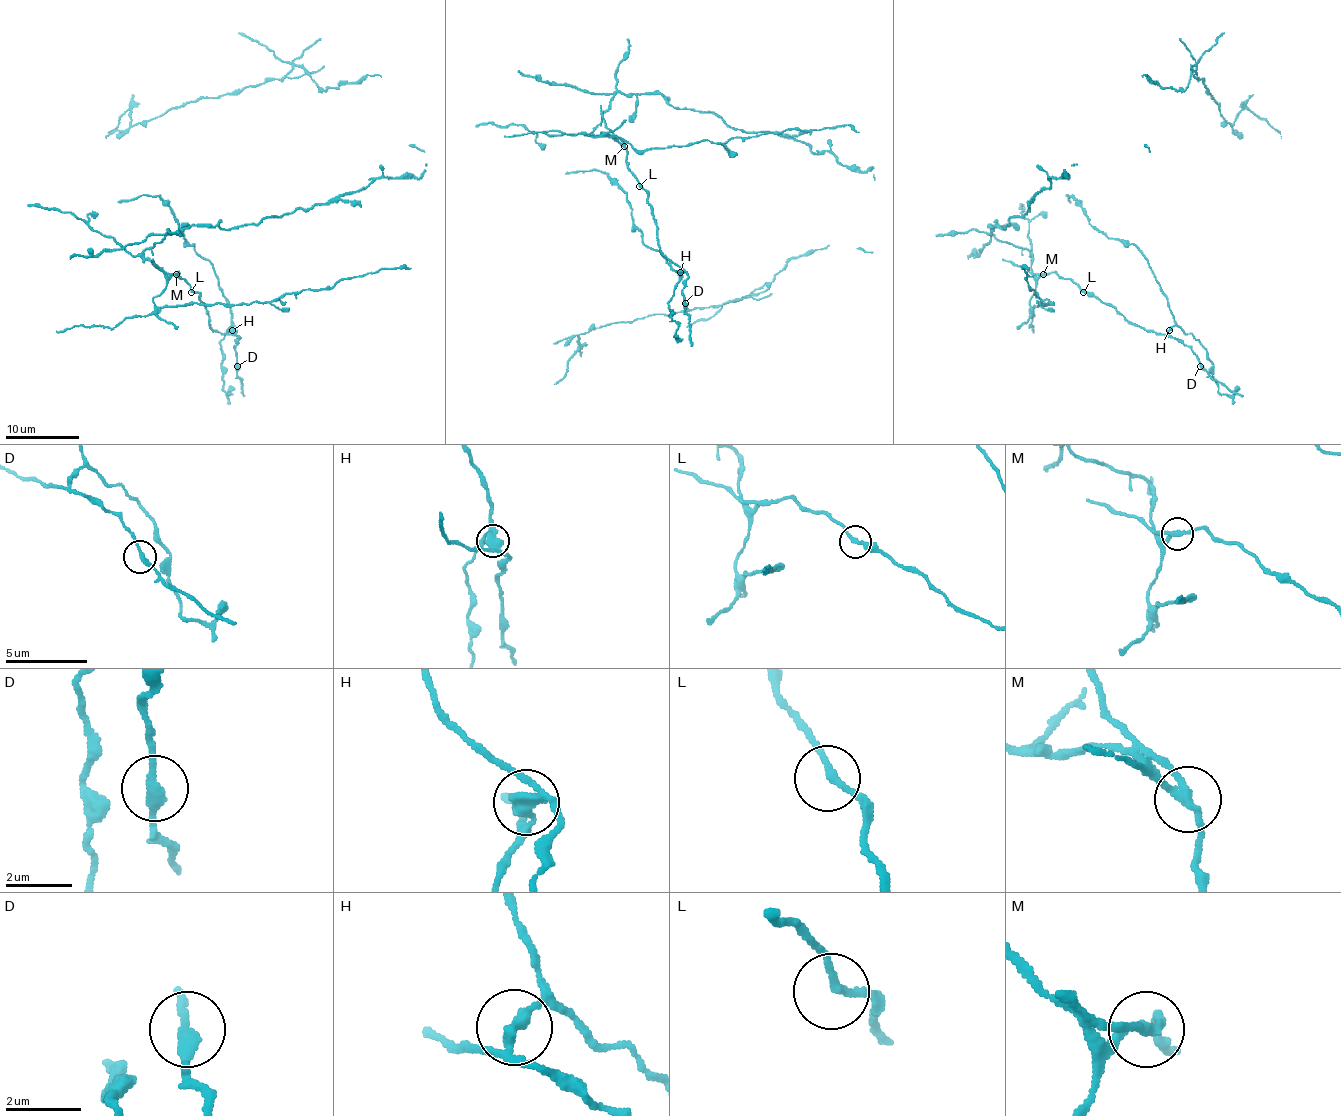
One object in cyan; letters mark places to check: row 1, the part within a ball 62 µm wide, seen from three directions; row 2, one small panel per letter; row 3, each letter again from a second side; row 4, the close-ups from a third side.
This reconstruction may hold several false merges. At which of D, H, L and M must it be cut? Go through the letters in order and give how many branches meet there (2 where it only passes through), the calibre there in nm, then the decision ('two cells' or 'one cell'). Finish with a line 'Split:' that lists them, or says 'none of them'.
D: branches 2; calibre 280 nm; one cell
H: branches 3; calibre 300 nm; two cells
L: branches 2; calibre 200 nm; one cell
M: branches 3; calibre 200 nm; two cells
Split: H, M

